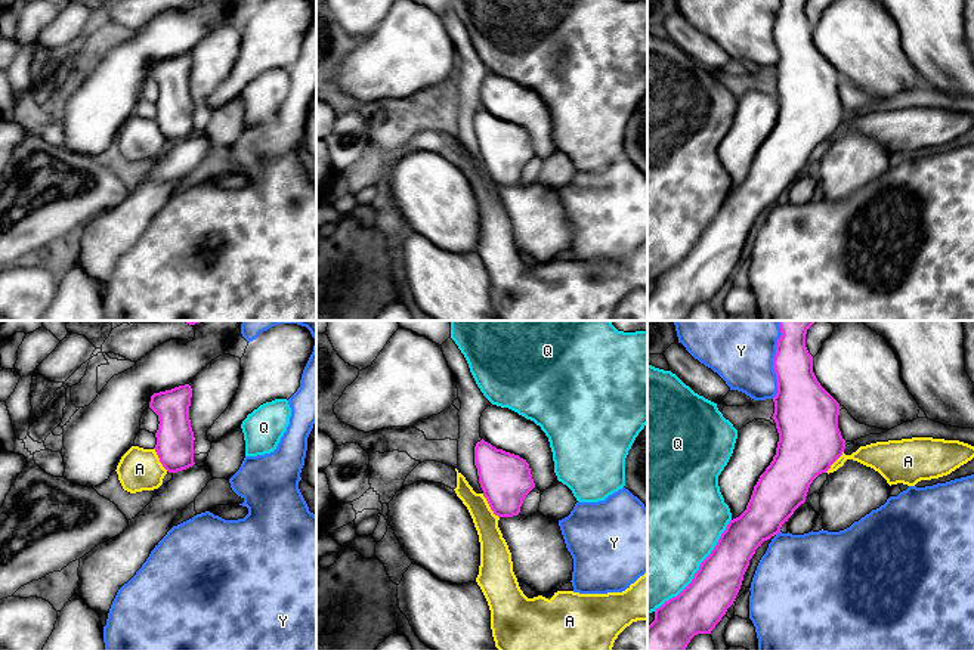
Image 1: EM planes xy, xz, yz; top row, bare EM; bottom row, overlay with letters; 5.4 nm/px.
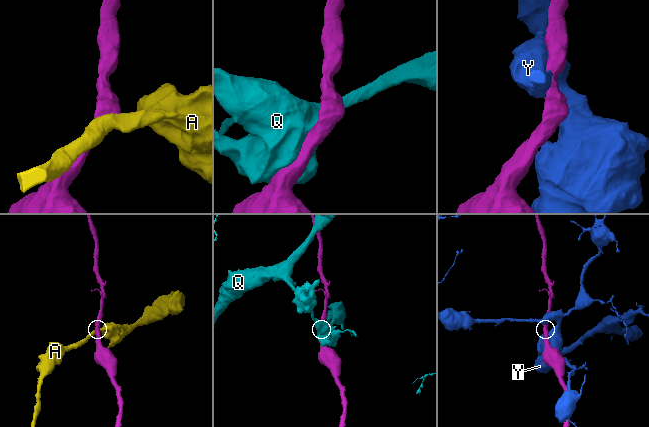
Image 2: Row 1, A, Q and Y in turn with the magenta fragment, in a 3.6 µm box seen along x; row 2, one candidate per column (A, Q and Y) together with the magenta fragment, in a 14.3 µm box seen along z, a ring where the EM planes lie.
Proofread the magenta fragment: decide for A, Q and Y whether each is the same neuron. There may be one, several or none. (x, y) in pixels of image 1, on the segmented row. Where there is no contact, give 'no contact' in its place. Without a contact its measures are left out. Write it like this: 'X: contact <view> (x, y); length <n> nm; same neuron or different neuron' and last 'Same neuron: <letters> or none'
A: contact xz (489, 505); length 160 nm; same neuron
Q: contact yz (699, 569); length 650 nm; different neuron
Y: contact yz (773, 359); length 420 nm; different neuron
Same neuron: A

